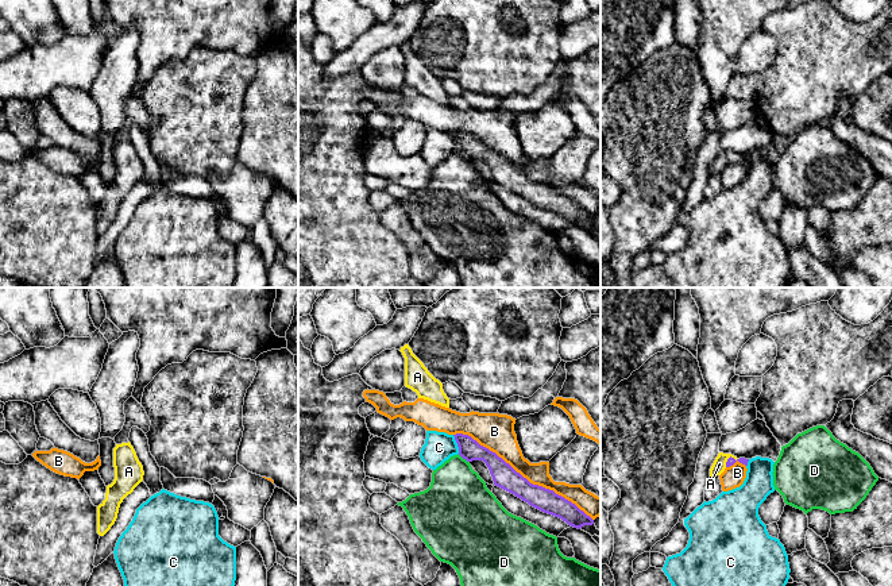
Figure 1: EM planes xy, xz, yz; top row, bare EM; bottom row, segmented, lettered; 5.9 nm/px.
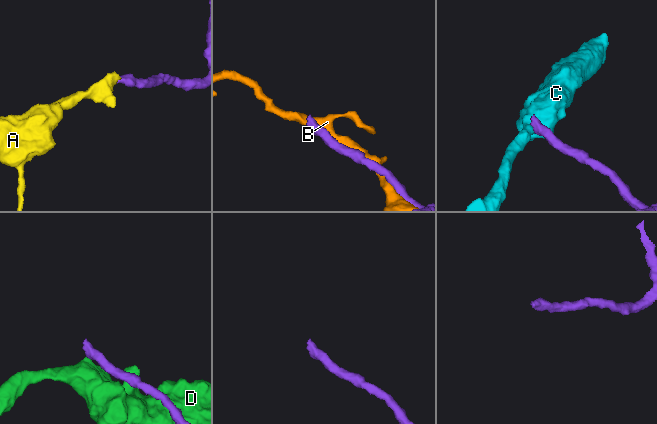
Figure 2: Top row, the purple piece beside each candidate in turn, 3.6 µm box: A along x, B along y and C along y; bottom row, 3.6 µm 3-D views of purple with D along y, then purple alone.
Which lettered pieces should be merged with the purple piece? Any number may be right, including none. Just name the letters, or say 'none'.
A

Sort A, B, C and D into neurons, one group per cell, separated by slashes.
A / B / C / D

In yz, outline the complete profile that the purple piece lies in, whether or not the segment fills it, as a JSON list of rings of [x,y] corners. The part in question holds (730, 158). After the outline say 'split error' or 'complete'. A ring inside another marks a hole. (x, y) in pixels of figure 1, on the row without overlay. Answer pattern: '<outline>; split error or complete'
[[[719,150],[710,166],[710,174],[721,173],[726,165],[733,163],[735,159],[737,154]]]; split error

